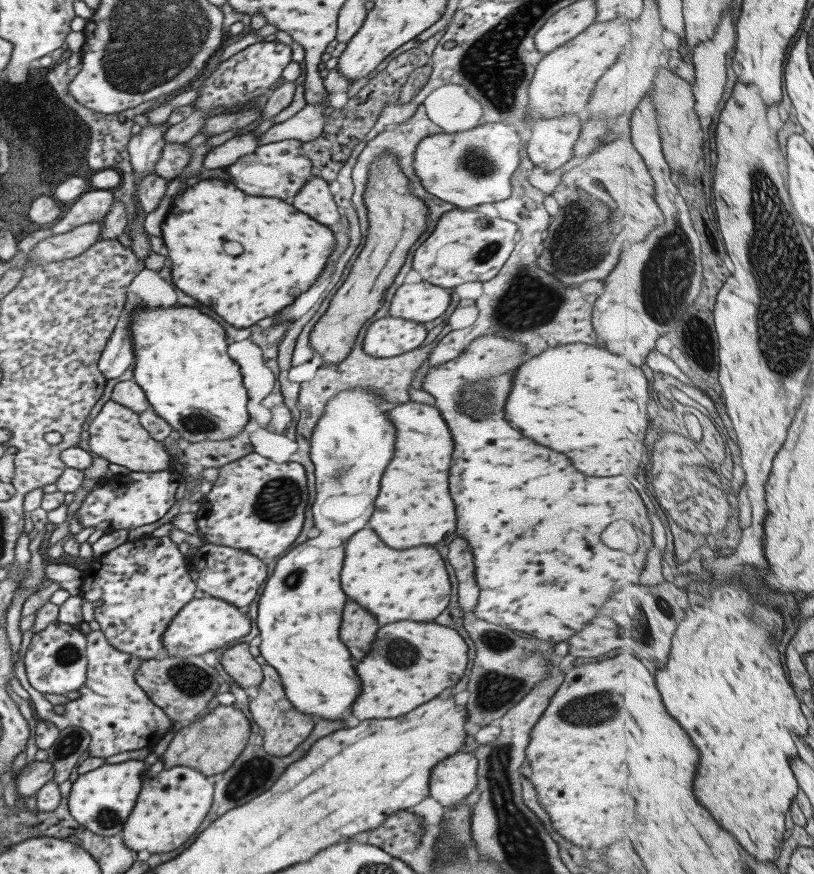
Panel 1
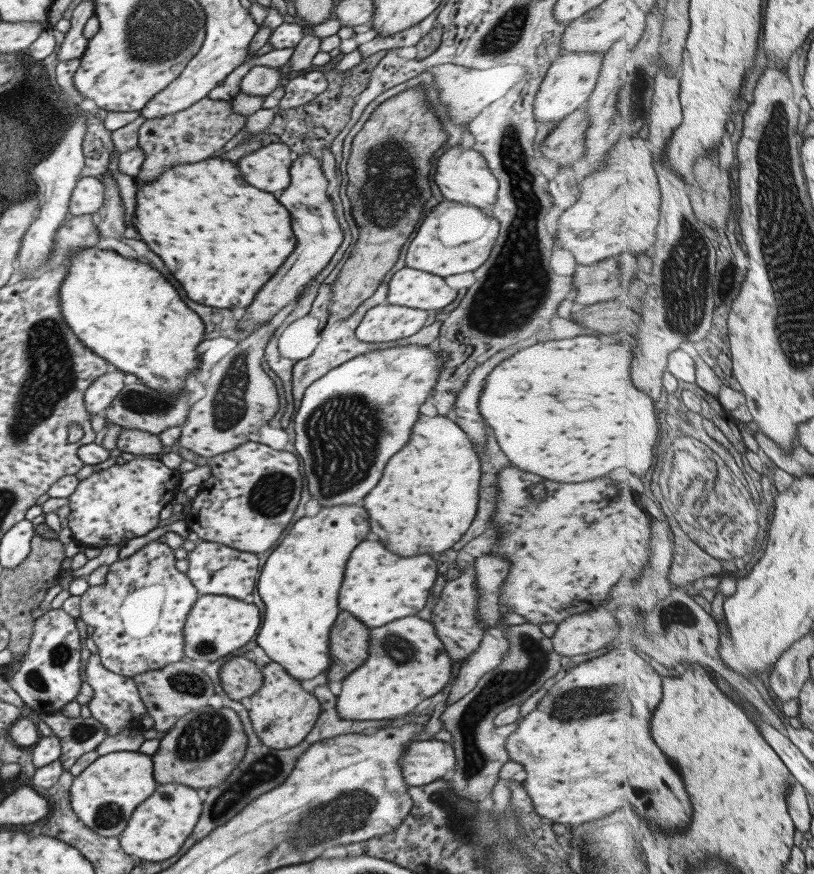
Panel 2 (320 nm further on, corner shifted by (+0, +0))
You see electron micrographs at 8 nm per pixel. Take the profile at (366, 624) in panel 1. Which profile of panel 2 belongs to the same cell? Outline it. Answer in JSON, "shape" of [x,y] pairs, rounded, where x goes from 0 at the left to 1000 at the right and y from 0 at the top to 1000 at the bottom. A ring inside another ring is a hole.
{"shape":[[[419,700],[407,721],[404,721],[404,764],[402,764],[402,780],[414,780],[419,776],[424,776],[431,767],[436,767],[448,753],[451,753],[451,719],[443,716],[443,712],[439,712],[431,703]]]}

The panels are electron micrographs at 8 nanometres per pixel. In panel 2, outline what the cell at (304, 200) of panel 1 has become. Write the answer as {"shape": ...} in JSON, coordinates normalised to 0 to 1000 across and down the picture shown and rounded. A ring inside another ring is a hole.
{"shape":[[[380,176],[365,177],[362,183],[357,184],[354,198],[355,211],[345,219],[340,231],[355,243],[362,284],[360,291],[348,297],[333,320],[321,327],[321,332],[311,338],[311,343],[300,352],[301,358],[291,368],[291,379],[296,379],[295,386],[311,381],[313,375],[333,367],[349,350],[364,343],[375,332],[375,327],[399,307],[420,275],[419,261],[412,251],[409,236],[399,222],[402,207],[389,181]]]}

